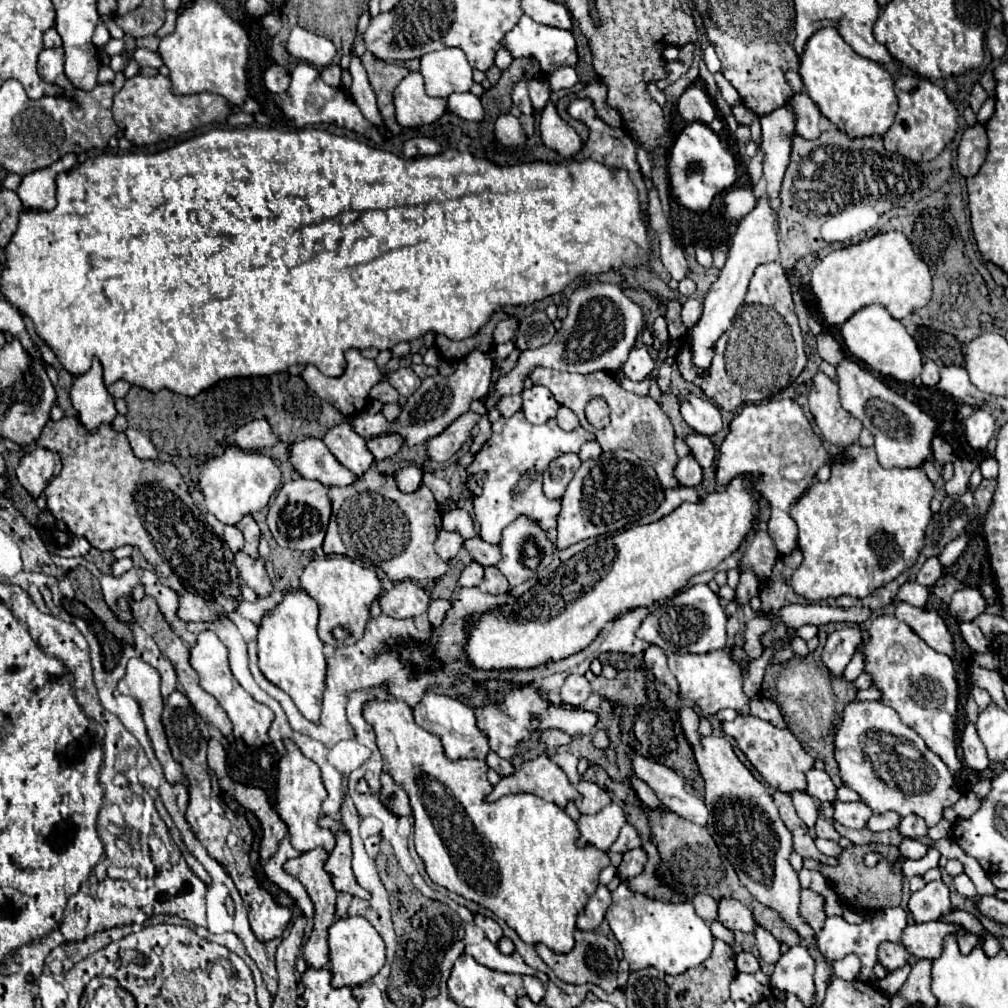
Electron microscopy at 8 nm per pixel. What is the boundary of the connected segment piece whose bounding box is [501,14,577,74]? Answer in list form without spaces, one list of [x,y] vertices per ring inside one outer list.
[[[521,16],[519,22],[515,24],[513,30],[509,30],[503,40],[501,46],[507,48],[511,52],[513,58],[535,58],[541,64],[541,72],[543,74],[553,74],[559,66],[575,66],[577,64],[577,52],[575,52],[575,38],[569,30],[561,30],[561,28],[553,28],[553,26],[545,26],[545,24],[537,24],[535,20],[531,20],[529,16]]]

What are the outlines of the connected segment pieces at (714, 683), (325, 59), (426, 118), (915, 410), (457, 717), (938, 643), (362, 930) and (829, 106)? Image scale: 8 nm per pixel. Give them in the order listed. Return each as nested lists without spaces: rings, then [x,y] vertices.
[[[727,646],[707,654],[671,654],[669,670],[679,682],[679,690],[693,704],[697,704],[705,714],[717,714],[723,708],[733,708],[737,712],[747,710],[747,698],[743,696],[743,668],[751,664],[751,658],[743,646]]]
[[[299,26],[291,28],[285,48],[293,58],[305,60],[305,62],[315,64],[319,68],[329,66],[335,58],[335,46],[331,40],[317,36],[317,34],[309,32],[305,28],[299,28]]]
[[[409,72],[399,82],[393,102],[395,116],[401,126],[433,124],[447,110],[447,98],[427,96],[423,88],[423,76],[419,72]]]
[[[843,360],[837,366],[837,376],[841,404],[873,434],[877,458],[883,468],[919,468],[933,458],[931,444],[941,432],[941,422],[925,414],[917,404],[895,394],[869,370],[851,360]]]
[[[427,692],[421,700],[421,704],[417,704],[417,708],[413,708],[413,714],[415,714],[415,722],[421,728],[425,728],[427,732],[441,738],[445,754],[451,760],[459,760],[461,756],[485,760],[485,756],[489,752],[489,742],[487,742],[487,736],[479,730],[477,718],[475,718],[475,712],[473,712],[471,706],[465,706],[463,702],[453,700],[449,696]]]
[[[897,604],[895,608],[895,618],[909,624],[921,640],[925,640],[931,648],[935,648],[937,652],[943,652],[947,656],[953,654],[953,640],[951,634],[943,622],[943,618],[933,612],[933,610],[925,610],[925,608],[915,608],[911,604]]]
[[[347,916],[339,918],[329,928],[329,948],[331,948],[331,972],[333,972],[333,988],[341,986],[361,986],[363,982],[371,980],[385,964],[385,942],[379,932],[371,926],[369,920],[363,916]]]
[[[825,26],[807,40],[797,72],[821,114],[847,136],[881,136],[893,124],[897,96],[893,92],[891,74],[879,62],[859,56],[847,42],[843,42],[835,26]]]

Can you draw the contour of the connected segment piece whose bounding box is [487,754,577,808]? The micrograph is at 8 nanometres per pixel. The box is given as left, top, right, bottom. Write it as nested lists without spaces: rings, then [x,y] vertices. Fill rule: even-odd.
[[[547,754],[523,762],[511,776],[503,776],[487,800],[495,802],[501,796],[519,792],[531,792],[547,802],[555,802],[559,808],[565,808],[569,800],[577,798],[577,790],[567,774]]]

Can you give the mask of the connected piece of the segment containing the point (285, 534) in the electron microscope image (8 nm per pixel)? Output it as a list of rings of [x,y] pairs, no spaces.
[[[297,478],[287,482],[279,494],[269,502],[267,524],[279,546],[291,550],[315,550],[321,548],[325,530],[331,518],[331,500],[329,490],[317,480]]]

